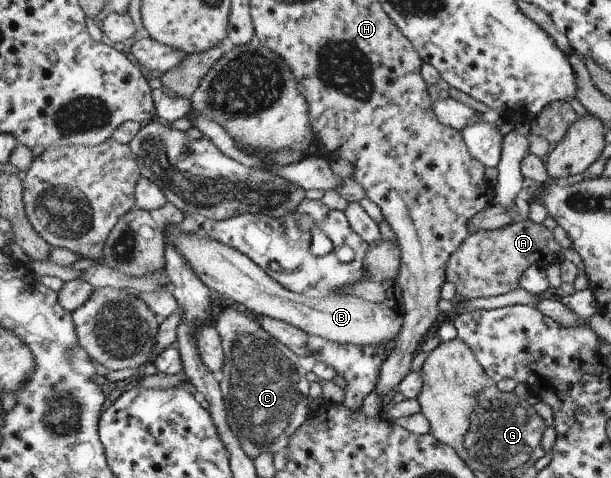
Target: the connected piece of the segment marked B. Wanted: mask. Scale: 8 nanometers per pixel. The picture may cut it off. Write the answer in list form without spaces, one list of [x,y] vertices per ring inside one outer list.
[[[168,223],[164,227],[163,238],[168,240],[168,244],[172,244],[182,260],[189,262],[192,272],[212,291],[221,294],[221,297],[232,299],[235,304],[245,309],[247,312],[253,313],[255,316],[270,316],[270,318],[282,320],[295,326],[308,336],[318,336],[324,339],[332,340],[340,344],[356,344],[358,346],[384,346],[389,349],[392,342],[397,339],[401,329],[403,328],[403,316],[401,310],[388,308],[384,304],[374,304],[356,296],[338,294],[332,297],[310,297],[305,294],[290,292],[281,284],[278,284],[273,278],[270,278],[260,266],[250,260],[248,256],[239,252],[235,248],[222,244],[218,240],[214,240],[201,231],[195,234],[188,234],[181,230],[179,224]]]

